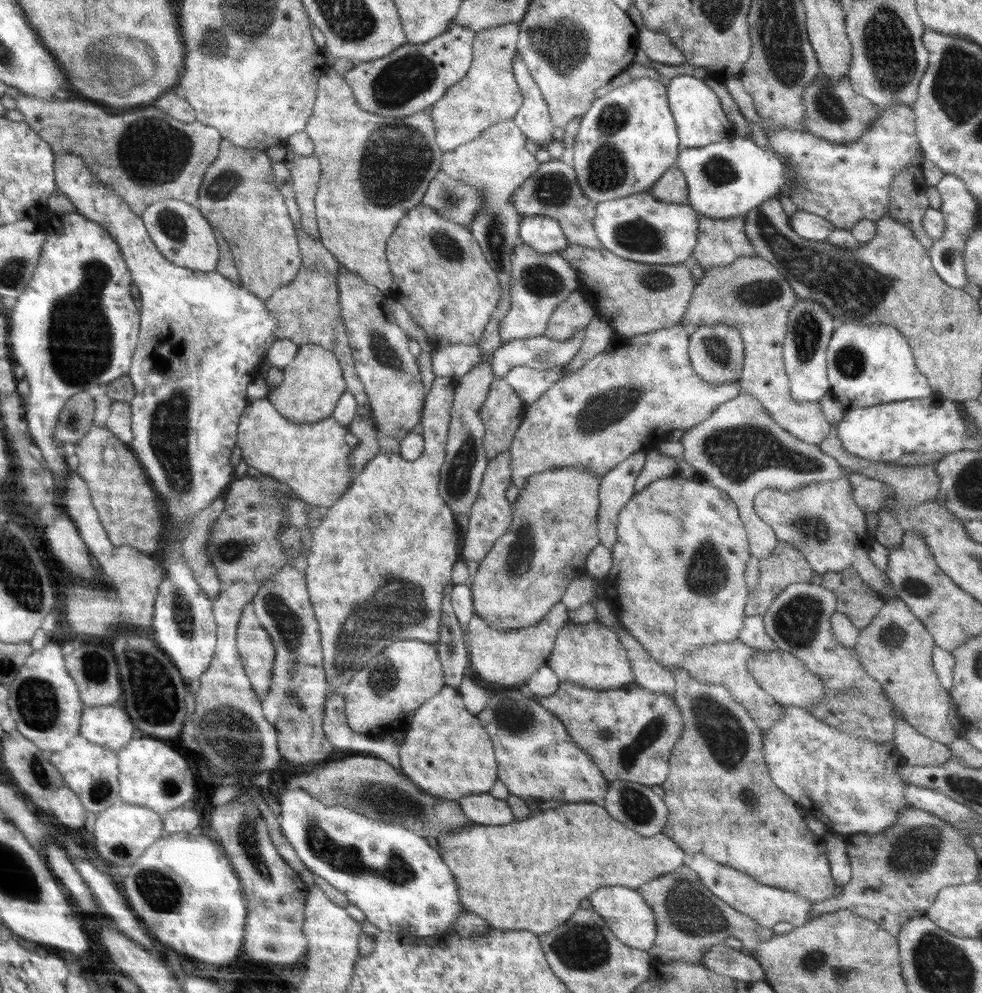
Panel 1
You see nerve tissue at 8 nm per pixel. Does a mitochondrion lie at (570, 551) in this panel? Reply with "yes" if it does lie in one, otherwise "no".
no

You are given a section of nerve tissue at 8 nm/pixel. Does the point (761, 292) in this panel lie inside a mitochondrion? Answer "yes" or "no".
yes

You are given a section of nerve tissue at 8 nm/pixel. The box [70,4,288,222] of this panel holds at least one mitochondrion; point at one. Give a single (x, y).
(146, 150)

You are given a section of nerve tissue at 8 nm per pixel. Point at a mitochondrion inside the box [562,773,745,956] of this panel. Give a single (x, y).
(693, 912)

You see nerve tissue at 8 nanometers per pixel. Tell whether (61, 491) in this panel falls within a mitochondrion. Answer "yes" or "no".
no

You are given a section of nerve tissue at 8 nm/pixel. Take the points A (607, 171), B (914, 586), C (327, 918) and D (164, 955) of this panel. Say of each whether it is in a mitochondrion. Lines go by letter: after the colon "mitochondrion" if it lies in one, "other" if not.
A: mitochondrion
B: mitochondrion
C: other
D: other

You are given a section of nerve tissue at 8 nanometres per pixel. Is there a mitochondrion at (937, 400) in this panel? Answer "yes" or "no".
no

